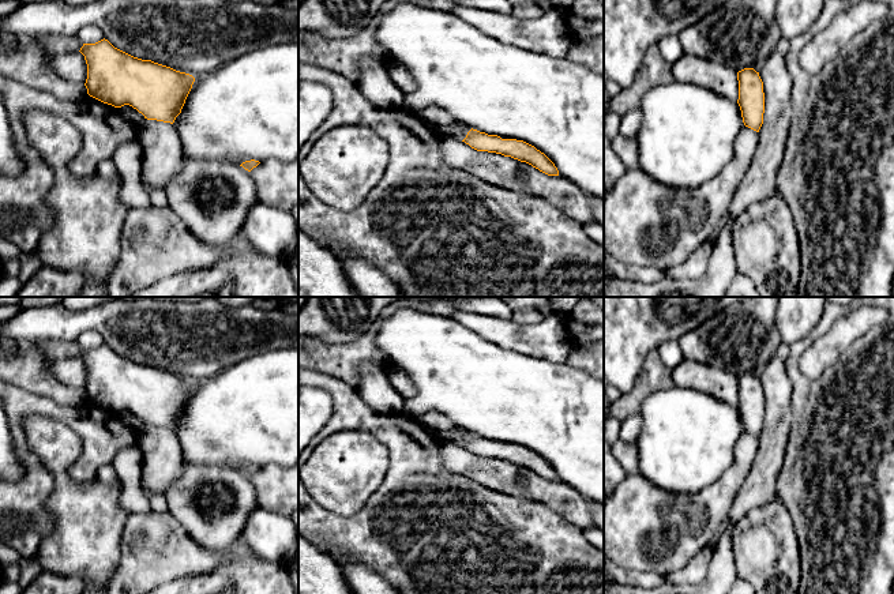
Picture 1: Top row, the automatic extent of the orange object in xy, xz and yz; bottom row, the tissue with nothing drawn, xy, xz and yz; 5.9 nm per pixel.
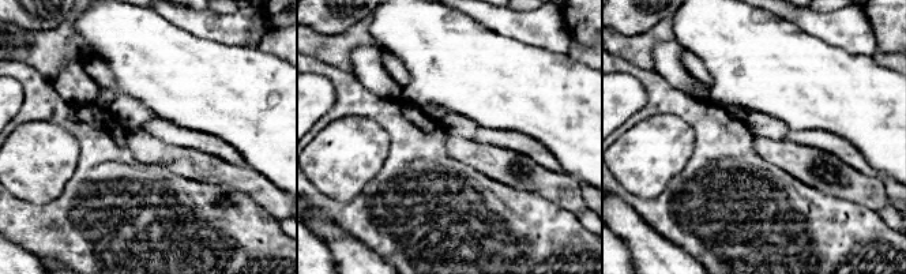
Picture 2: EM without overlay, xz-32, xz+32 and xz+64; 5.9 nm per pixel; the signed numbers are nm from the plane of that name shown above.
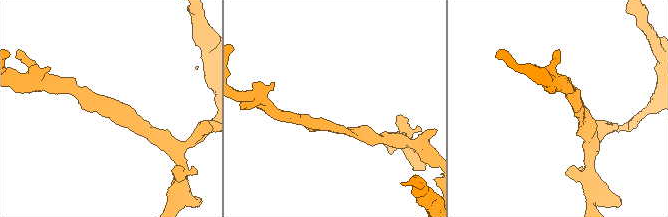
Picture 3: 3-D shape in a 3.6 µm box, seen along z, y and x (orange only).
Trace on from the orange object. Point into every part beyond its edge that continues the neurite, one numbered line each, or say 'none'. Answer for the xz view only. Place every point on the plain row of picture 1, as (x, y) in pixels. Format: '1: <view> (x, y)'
none

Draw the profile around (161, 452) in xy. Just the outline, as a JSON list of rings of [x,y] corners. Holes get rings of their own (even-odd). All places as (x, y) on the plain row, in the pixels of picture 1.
[[[144,424],[138,431],[142,454],[140,486],[146,497],[165,495],[166,489],[181,475],[181,446],[170,428]]]

